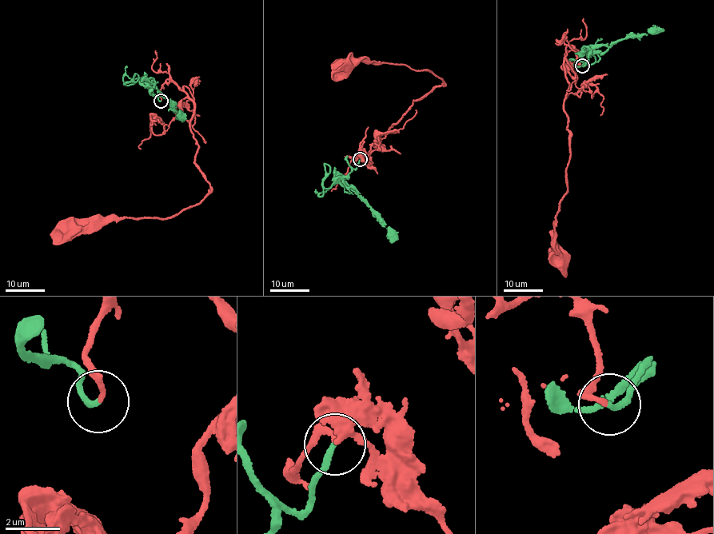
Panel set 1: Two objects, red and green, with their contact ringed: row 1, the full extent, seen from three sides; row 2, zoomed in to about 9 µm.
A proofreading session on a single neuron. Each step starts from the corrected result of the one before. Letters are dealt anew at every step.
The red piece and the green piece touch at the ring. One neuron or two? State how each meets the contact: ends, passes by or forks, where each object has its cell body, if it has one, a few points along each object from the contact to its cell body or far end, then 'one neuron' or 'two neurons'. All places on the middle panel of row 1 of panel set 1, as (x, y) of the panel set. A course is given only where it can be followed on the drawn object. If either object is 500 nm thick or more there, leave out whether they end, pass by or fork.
red ends | green ends | red (343, 67) | green none | red via (360, 159), (353, 163), (396, 123), (414, 99), (445, 82), (429, 70), (400, 64), (360, 61), (345, 70) | green via (360, 159), (356, 167), (344, 177), (345, 182), (364, 199), (388, 226), (392, 243) | one neuron

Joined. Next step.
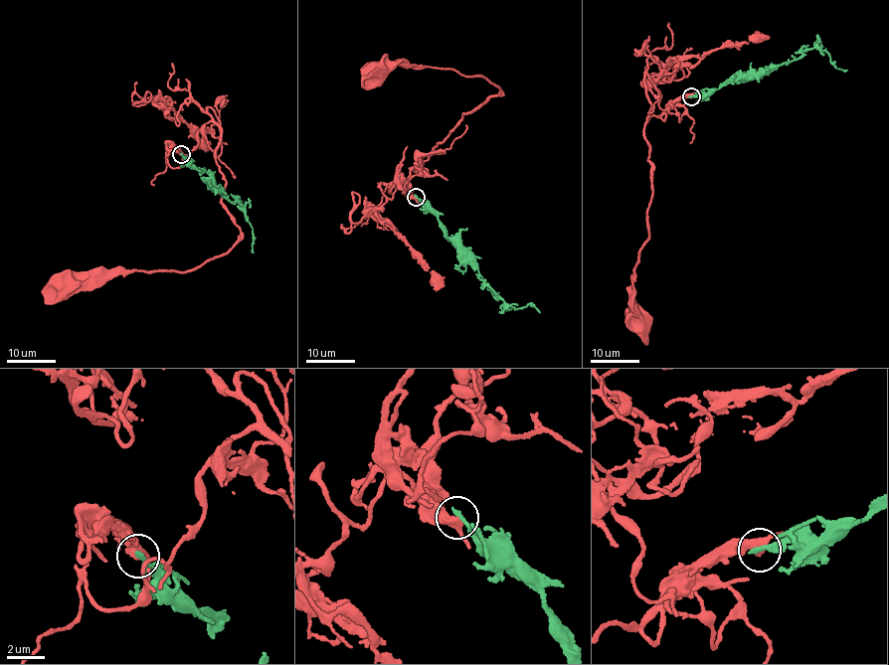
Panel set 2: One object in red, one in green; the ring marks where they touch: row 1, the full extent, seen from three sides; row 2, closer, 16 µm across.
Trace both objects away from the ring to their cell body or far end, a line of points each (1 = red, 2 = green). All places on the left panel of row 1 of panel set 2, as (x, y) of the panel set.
1: (181, 154), (170, 144), (168, 165), (220, 127), (222, 204), (241, 240), (183, 272), (67, 284)
2: (181, 154), (196, 168), (207, 171), (220, 193), (243, 207), (253, 230), (253, 253)

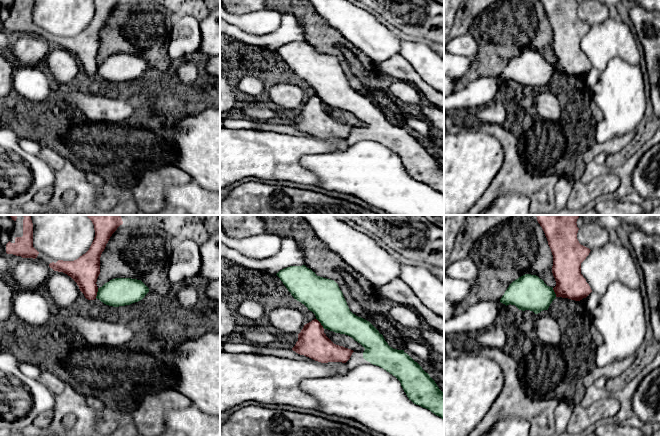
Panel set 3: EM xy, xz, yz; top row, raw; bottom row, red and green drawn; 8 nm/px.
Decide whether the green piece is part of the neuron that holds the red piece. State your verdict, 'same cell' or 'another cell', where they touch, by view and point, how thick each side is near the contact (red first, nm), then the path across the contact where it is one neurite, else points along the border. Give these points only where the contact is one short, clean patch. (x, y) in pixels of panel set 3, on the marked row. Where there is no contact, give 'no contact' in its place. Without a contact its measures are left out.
same cell | xz (320, 323) | 240/300 nm | across xz (312, 342), (312, 333), (320, 323), (322, 296)

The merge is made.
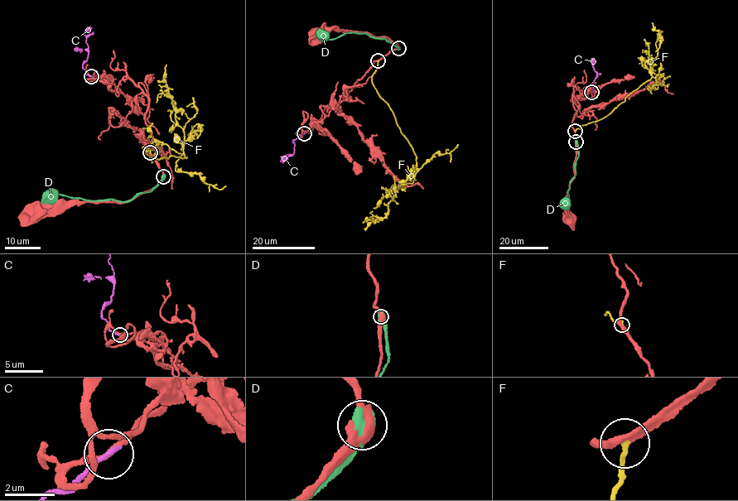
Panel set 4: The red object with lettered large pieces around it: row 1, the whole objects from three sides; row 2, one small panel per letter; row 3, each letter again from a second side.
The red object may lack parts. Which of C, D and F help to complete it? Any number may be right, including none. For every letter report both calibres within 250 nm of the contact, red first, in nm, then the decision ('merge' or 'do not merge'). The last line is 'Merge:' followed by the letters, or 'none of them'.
C: 190 nm thick on the red side, 220 nm on the other; do not merge
D: 320 nm thick on the red side, 750 nm on the other; do not merge
F: 320 nm thick on the red side, 200 nm on the other; merge
Merge: F

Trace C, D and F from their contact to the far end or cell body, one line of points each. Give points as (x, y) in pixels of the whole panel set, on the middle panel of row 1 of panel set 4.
C: (305, 133), (292, 141), (293, 153), (285, 156), (283, 159)
D: (398, 48), (386, 39), (364, 33), (349, 31), (329, 40), (325, 31), (317, 31)
F: (378, 61), (371, 77), (374, 88), (388, 104), (417, 164), (387, 205), (385, 216), (363, 222)

